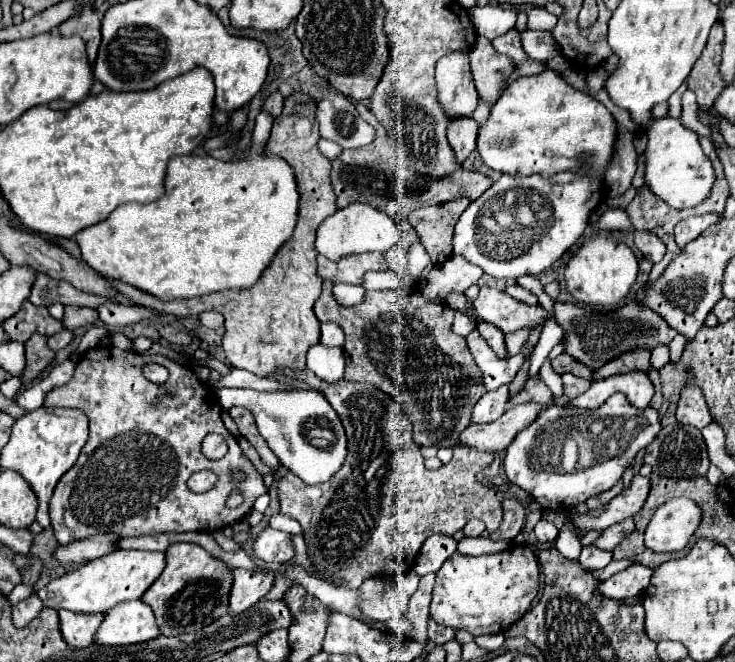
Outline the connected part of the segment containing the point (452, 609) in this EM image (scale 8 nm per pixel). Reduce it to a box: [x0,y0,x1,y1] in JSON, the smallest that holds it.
[430,546,538,636]

